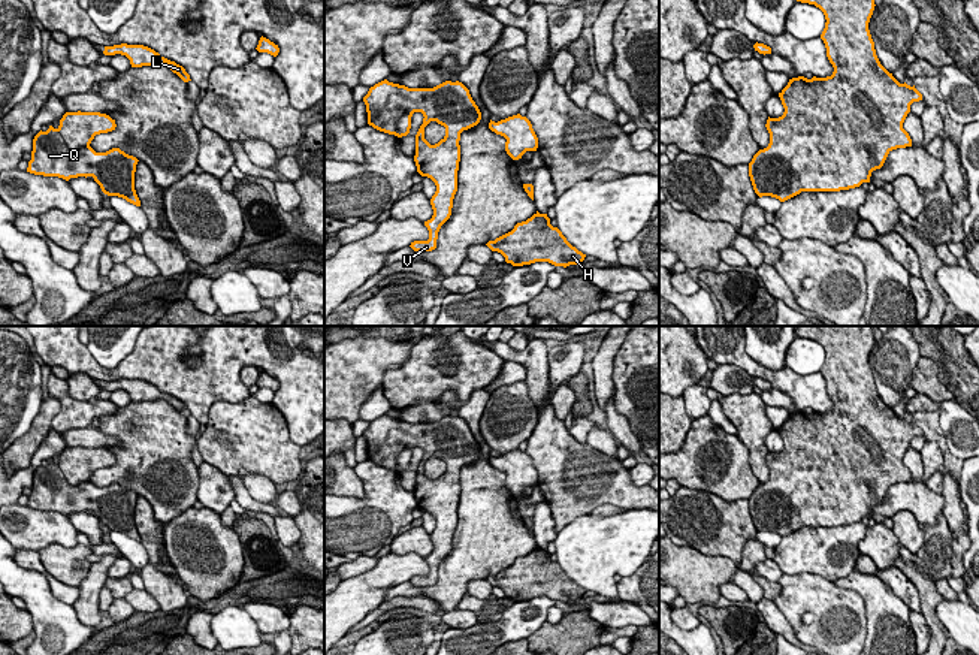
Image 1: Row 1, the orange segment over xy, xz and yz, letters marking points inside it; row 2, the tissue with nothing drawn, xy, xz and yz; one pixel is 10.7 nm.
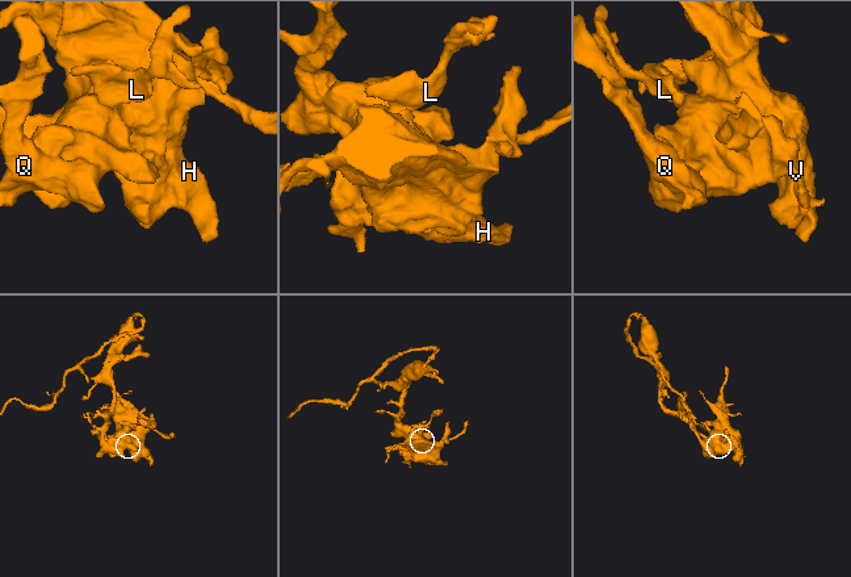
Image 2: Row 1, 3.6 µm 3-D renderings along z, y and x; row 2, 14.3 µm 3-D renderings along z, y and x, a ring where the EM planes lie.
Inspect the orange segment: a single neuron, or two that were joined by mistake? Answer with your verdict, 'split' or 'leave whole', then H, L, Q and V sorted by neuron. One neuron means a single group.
leave whole; H L Q V

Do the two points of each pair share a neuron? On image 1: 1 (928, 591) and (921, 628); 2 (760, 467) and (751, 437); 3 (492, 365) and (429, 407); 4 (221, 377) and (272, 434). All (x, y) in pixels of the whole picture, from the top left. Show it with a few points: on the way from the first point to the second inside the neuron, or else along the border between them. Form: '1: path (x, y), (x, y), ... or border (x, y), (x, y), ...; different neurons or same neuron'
1: border (921, 612), (928, 627), (930, 639); different neurons
2: path (757, 459), (755, 444); same neuron
3: border (417, 400), (435, 401), (452, 391), (458, 410); different neurons
4: border (251, 395), (238, 401), (215, 401), (208, 409); different neurons

